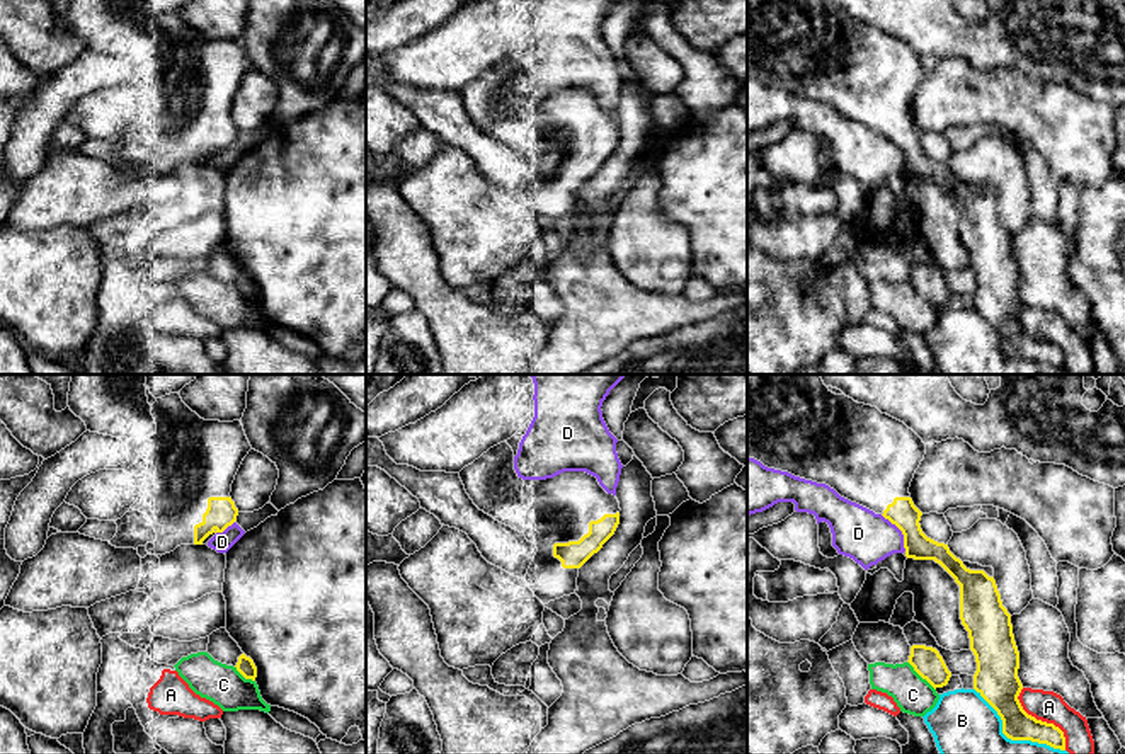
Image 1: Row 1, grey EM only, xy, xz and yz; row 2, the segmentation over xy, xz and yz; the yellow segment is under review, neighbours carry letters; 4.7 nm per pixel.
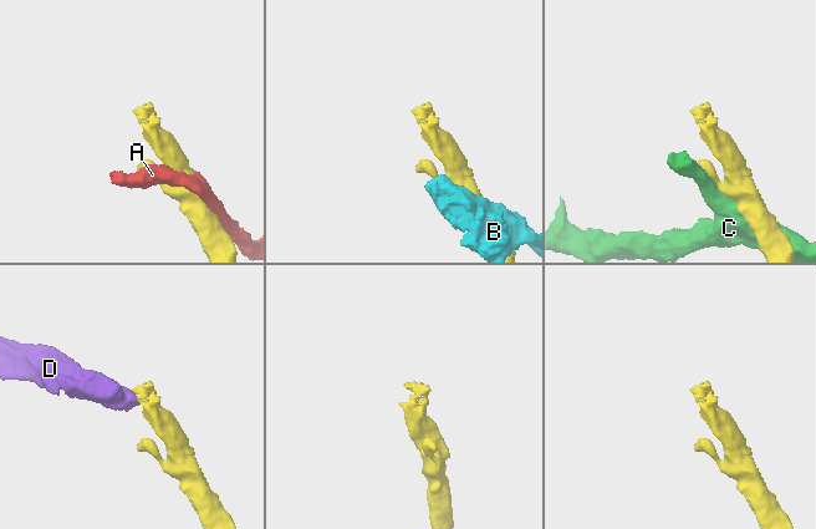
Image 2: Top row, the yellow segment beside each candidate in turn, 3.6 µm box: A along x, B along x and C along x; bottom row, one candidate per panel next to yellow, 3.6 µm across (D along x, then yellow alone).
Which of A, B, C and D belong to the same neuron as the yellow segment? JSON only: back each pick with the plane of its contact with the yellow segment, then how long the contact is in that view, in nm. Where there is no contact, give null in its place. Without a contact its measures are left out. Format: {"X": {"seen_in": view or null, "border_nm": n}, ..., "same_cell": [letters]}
{"same_cell": []}

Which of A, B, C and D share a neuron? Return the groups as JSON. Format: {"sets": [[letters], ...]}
{"sets": [["A"], ["B"], ["C"], ["D"]]}

